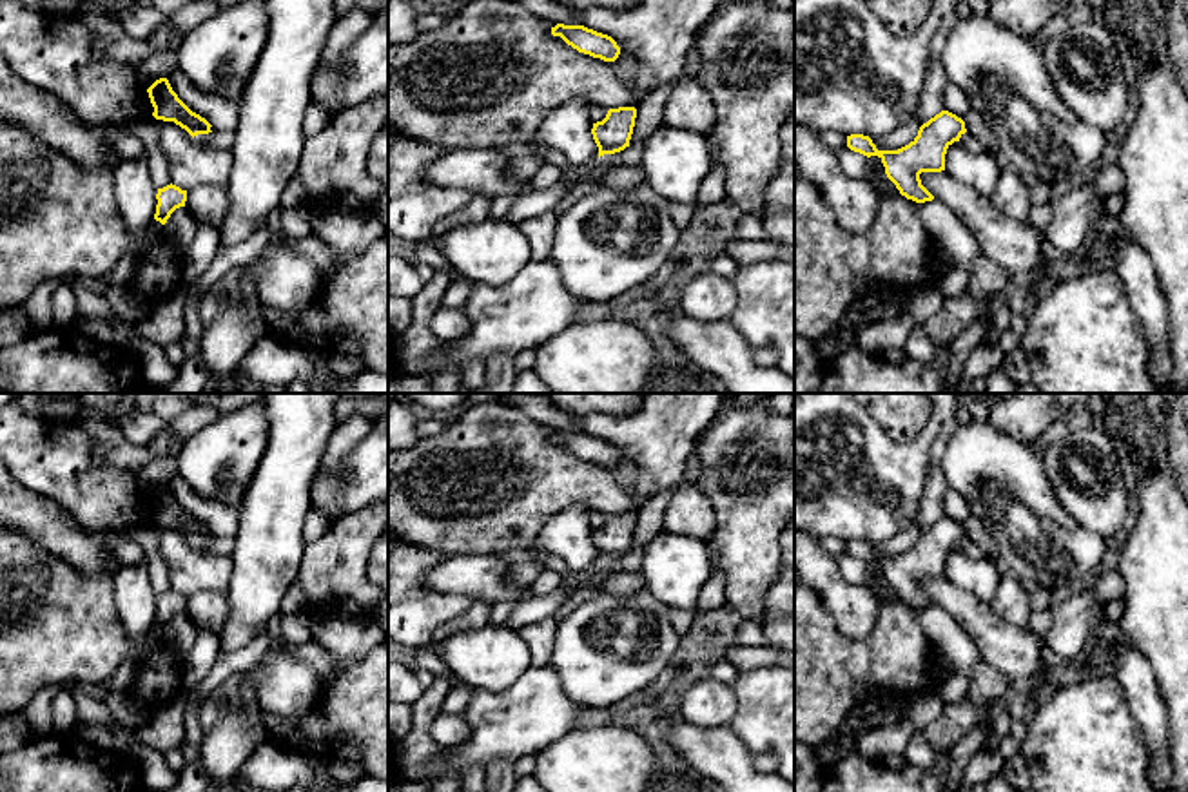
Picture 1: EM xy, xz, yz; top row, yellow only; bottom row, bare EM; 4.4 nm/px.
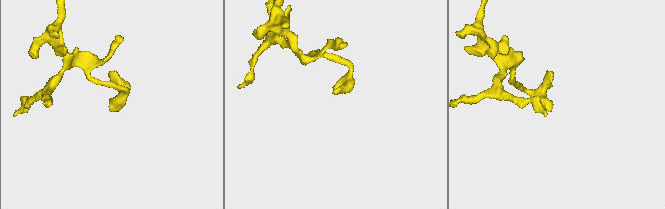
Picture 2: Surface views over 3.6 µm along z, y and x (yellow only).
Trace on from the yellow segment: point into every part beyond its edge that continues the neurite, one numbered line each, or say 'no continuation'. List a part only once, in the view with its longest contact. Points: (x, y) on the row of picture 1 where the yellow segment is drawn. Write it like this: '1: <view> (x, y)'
no continuation

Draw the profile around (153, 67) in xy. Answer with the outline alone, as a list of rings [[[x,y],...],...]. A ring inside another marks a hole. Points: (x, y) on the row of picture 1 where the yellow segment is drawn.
[[[163,49],[136,62],[136,71],[143,80],[145,89],[160,78],[169,78],[174,69],[178,69],[178,53],[170,49]]]

